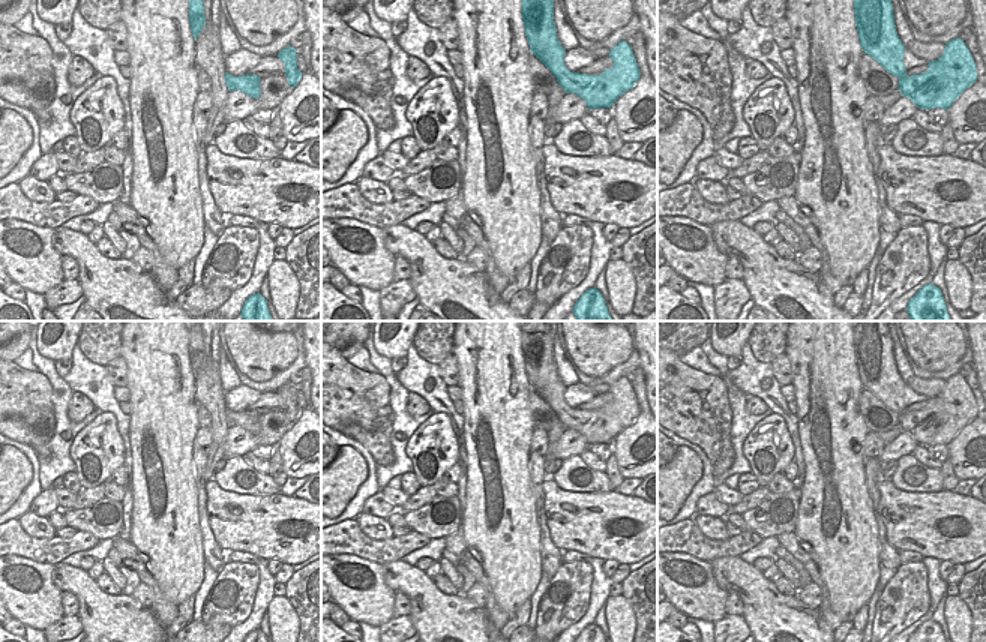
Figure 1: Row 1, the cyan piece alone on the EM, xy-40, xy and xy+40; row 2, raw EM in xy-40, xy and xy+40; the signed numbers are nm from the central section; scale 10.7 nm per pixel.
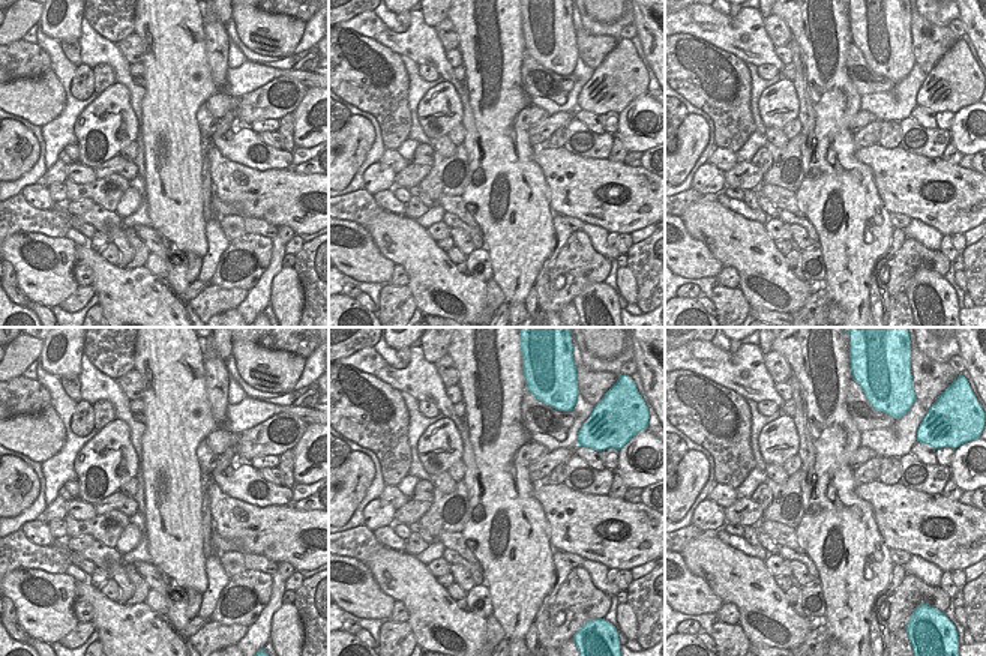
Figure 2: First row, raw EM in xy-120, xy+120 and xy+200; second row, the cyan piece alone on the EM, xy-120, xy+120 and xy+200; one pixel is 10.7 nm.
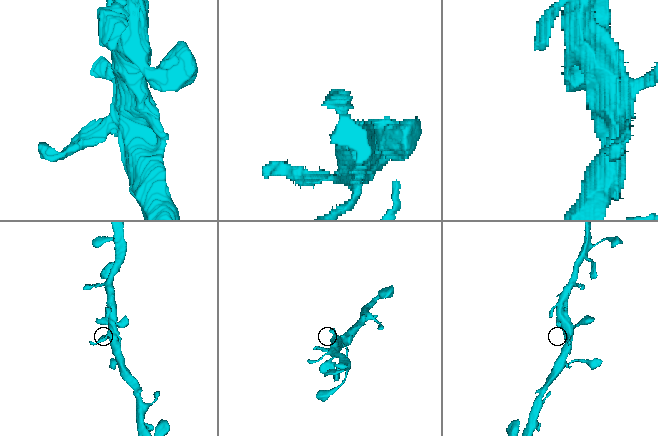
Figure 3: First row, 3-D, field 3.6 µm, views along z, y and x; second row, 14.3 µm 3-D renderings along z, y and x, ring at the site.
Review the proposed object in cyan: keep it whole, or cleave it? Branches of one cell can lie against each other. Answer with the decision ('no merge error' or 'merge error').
no merge error

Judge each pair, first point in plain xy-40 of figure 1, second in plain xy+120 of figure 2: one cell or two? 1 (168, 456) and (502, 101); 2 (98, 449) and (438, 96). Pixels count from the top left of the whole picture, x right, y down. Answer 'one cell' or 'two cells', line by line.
1: one cell
2: one cell

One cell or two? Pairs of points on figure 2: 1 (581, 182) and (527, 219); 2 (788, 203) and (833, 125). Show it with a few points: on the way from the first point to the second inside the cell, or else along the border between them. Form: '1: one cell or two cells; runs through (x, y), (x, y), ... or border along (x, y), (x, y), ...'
1: two cells; border along (541, 170), (550, 191), (550, 207), (554, 212)
2: two cells; border along (794, 192), (797, 207), (805, 215)

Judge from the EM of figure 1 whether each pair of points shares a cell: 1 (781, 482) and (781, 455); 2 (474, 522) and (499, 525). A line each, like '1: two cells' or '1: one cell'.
1: two cells
2: one cell

